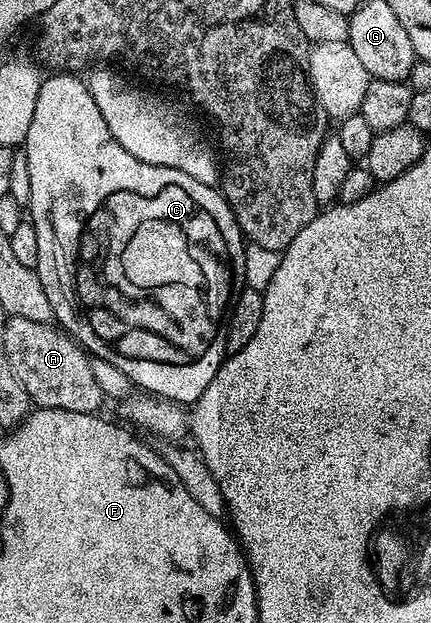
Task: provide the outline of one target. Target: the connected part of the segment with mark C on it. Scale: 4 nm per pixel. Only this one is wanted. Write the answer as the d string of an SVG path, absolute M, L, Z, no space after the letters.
M57 71L49 76L42 80L39 99L35 102L35 115L31 119L31 131L27 131L23 152L27 155L27 167L31 174L27 217L33 222L35 235L39 235L39 259L36 270L47 291L47 299L51 299L56 324L94 358L119 367L119 371L127 375L130 383L136 388L137 385L141 388L138 390L157 399L174 403L197 401L199 395L207 391L211 379L215 379L226 356L227 314L245 285L243 259L247 242L237 226L233 209L214 186L199 183L199 179L191 179L191 175L175 167L143 163L135 159L131 151L123 151L123 147L119 147L119 143L111 135L99 107L95 107L95 99L91 99L88 84L82 78L81 81L77 78L80 76L69 71Z

